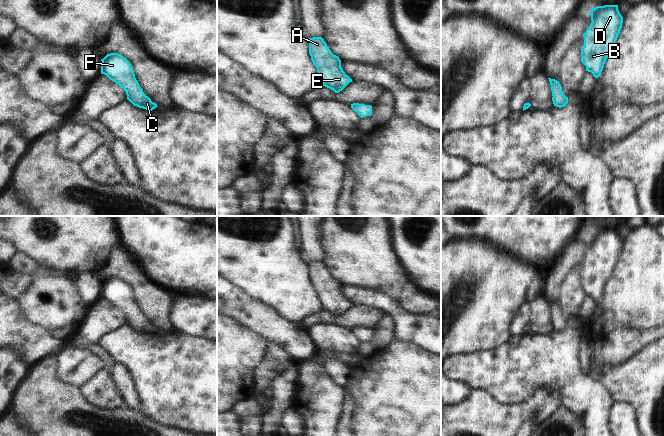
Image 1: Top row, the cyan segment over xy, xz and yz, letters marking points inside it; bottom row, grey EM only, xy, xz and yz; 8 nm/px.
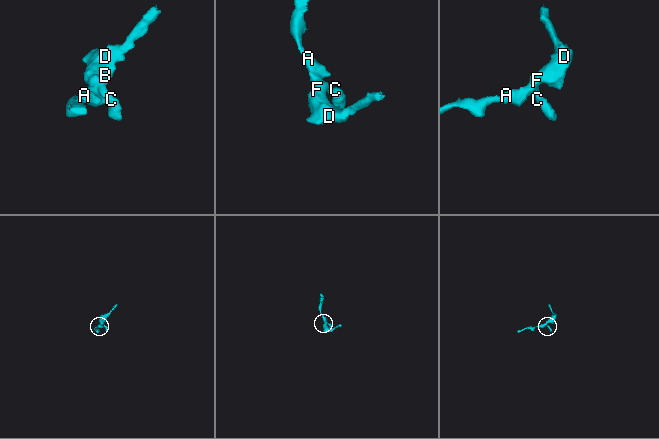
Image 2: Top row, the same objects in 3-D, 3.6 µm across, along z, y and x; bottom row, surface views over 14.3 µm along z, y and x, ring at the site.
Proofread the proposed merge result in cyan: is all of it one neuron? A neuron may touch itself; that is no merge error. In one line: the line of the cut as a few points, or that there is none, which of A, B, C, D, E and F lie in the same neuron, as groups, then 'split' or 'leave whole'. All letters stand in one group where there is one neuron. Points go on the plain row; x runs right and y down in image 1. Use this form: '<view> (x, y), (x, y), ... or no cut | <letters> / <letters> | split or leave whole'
no cut | A B C D E F | leave whole

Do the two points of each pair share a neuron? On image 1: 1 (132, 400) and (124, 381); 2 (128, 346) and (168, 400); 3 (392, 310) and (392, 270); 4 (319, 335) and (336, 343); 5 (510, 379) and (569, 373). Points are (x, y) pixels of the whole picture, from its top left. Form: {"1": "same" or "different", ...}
{"1": "same", "2": "same", "3": "different", "4": "same", "5": "same"}

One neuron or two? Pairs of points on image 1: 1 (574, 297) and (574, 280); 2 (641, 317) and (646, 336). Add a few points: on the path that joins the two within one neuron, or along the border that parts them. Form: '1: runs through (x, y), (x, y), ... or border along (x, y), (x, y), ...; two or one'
1: runs through (574, 293), (574, 284); one
2: border along (621, 327), (639, 330), (653, 328); two

